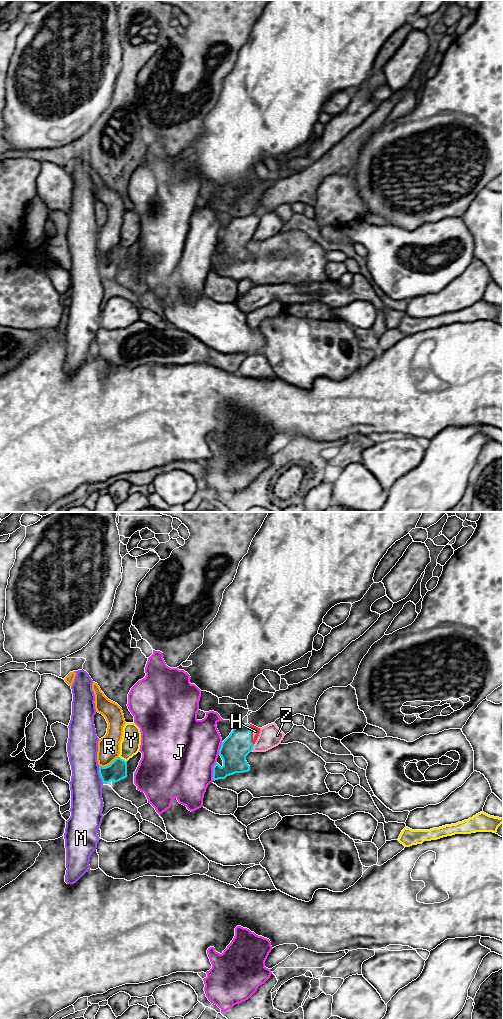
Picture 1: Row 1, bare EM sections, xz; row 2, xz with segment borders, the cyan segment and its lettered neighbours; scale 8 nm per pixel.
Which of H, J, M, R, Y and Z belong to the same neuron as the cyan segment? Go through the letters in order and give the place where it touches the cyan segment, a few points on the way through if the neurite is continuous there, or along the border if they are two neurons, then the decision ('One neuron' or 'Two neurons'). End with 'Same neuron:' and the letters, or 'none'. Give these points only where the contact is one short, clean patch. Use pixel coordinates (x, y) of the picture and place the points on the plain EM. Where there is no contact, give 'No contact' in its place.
H: Touches cyan at xz (250, 223). One neuron
J: Touches cyan at xz (213, 259). Two neurons
M: Touches cyan at xz (100, 262). Boundary: xz (98, 254), (98, 260), (103, 270). Two neurons
R: Touches cyan at xz (108, 253). Two neurons
Y: Touches cyan at xz (122, 247). Two neurons
Z: Touches cyan at xz (253, 234). Two neurons
Same neuron: H

